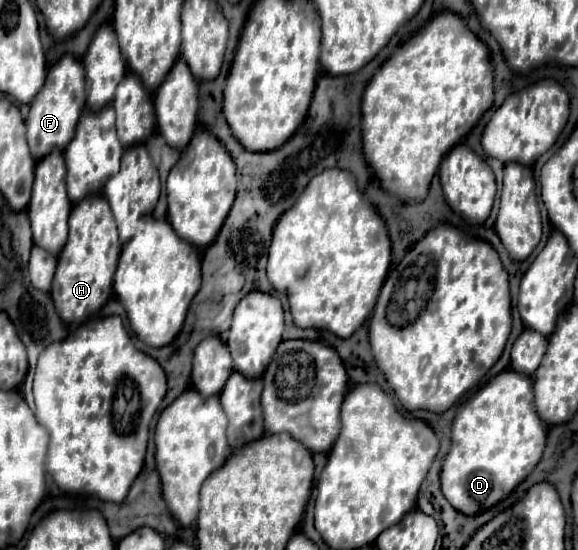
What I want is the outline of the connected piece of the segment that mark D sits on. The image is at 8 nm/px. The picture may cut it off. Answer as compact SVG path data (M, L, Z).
M507 368L493 376L473 398L469 398L459 408L453 420L451 450L441 470L441 490L455 510L471 516L485 508L491 508L503 496L507 496L519 482L523 482L541 460L547 440L547 428L535 410L531 386L533 380L529 380L527 374L515 374L515 370Z

